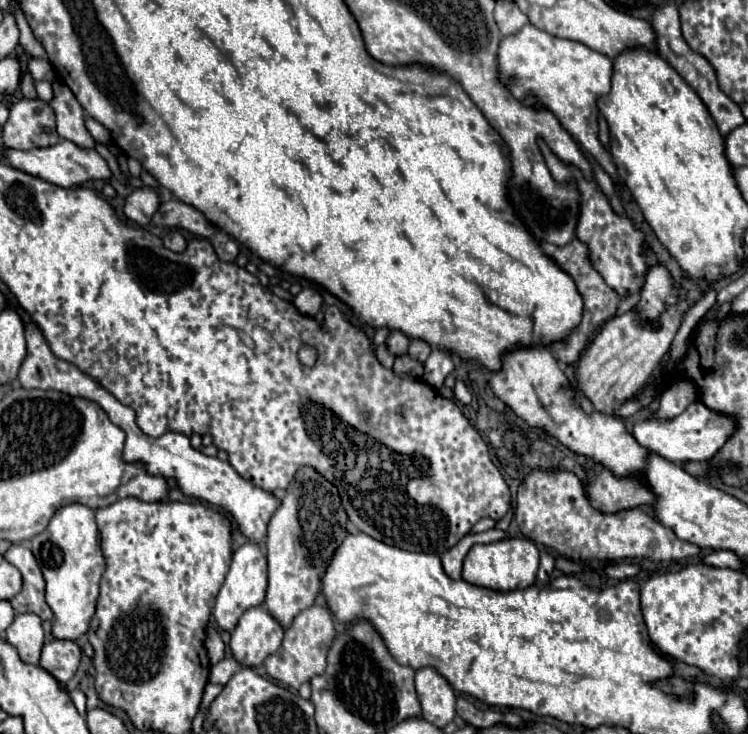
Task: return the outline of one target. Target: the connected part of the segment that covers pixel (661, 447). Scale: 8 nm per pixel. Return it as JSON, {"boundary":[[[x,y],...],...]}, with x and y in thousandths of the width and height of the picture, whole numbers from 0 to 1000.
{"boundary":[[[928,546],[912,565],[901,571],[861,571],[850,574],[845,582],[845,593],[858,609],[896,631],[947,628],[968,606],[973,587],[979,587],[979,576],[973,576],[968,565],[957,565],[957,560],[947,560],[947,554],[941,554],[936,546]]]}

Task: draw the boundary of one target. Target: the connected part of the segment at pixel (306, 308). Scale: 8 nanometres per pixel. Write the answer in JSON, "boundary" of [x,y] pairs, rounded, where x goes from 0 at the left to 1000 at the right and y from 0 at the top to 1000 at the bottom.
{"boundary":[[[417,391],[404,394],[404,396],[393,405],[396,421],[398,421],[404,429],[414,429],[414,432],[420,432],[420,429],[428,424],[430,410],[433,410],[430,402],[428,402],[422,394],[417,394]]]}

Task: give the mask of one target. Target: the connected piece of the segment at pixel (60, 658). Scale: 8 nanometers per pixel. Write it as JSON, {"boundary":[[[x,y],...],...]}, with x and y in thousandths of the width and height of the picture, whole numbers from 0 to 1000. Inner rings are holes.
{"boundary":[[[70,871],[56,884],[53,906],[64,917],[70,917],[83,933],[88,933],[99,922],[99,917],[104,911],[107,892],[110,892],[110,884],[102,879],[102,873]]]}

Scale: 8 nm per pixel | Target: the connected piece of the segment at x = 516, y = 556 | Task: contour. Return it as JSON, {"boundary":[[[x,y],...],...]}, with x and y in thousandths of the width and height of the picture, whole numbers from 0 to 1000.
{"boundary":[[[668,734],[652,743],[636,740],[626,751],[620,762],[618,789],[631,797],[660,802],[660,805],[687,805],[714,797],[717,778],[719,778],[719,748],[709,734]]]}

